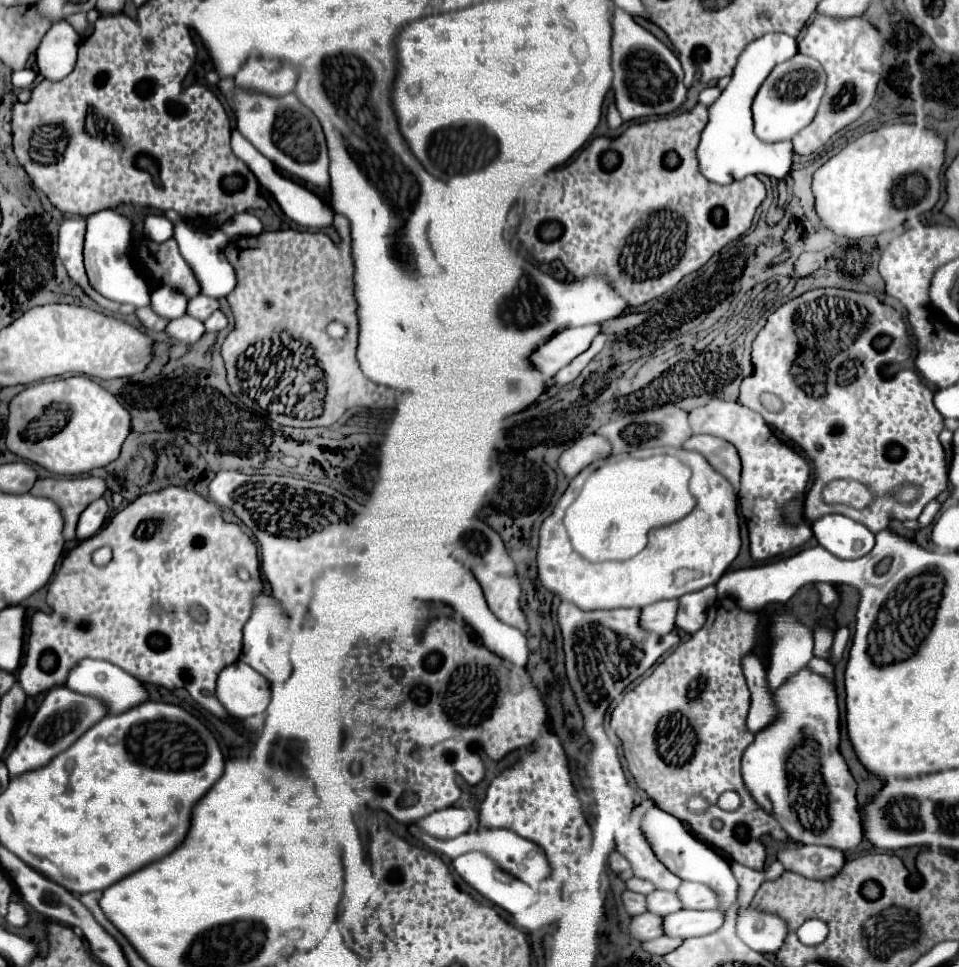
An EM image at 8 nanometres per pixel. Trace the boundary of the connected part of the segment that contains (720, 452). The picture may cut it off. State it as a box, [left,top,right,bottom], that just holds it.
[683,436,741,490]

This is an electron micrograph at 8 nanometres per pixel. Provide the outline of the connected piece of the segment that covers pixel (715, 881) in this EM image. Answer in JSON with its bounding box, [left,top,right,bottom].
[643,806,737,912]

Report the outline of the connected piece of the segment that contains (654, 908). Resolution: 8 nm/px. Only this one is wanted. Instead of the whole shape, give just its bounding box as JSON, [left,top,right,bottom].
[647,890,683,916]

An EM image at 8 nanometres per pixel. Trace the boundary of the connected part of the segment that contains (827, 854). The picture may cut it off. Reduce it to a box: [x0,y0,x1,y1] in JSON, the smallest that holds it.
[777,846,845,880]

